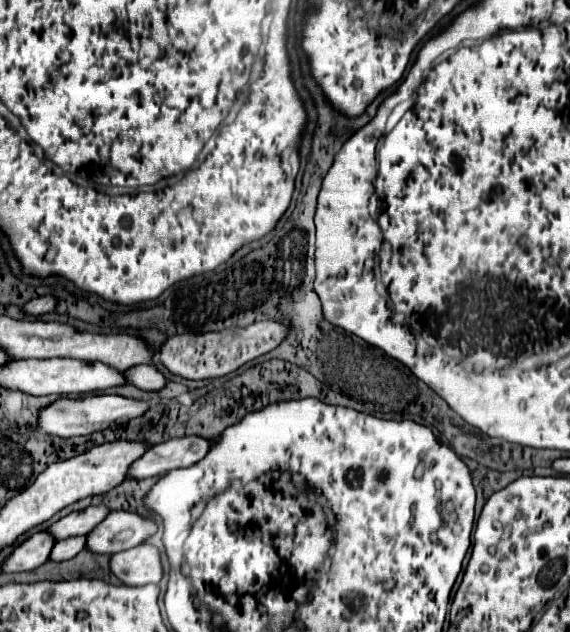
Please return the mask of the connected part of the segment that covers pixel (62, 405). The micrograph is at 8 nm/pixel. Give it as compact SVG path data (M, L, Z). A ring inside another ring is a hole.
M101 394L101 396L87 396L81 400L69 400L69 398L59 398L55 404L43 408L39 412L39 428L47 434L53 436L63 436L63 438L71 438L71 436L85 436L85 434L93 434L111 426L119 426L125 424L133 418L143 416L153 404L151 402L143 402L143 400L131 400L131 398L123 398L117 394Z

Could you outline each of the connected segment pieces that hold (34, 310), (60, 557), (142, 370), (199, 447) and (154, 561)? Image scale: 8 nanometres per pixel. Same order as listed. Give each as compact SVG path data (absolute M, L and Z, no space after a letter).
M47 294L47 296L39 296L39 298L31 300L31 302L27 302L23 308L25 308L25 312L39 316L39 314L47 314L47 312L55 310L55 306L57 306L57 298Z
M73 536L73 538L65 538L65 540L57 542L53 546L51 560L63 562L63 560L69 560L69 558L77 556L85 548L85 542L87 542L87 536Z
M135 366L129 368L129 372L125 372L129 384L141 388L141 390L151 390L157 392L161 388L165 388L167 378L155 368L155 366Z
M185 436L161 442L145 452L137 462L133 462L131 478L151 478L165 474L175 468L187 468L205 458L211 442L201 436Z
M141 544L131 550L113 554L111 570L117 578L123 580L123 584L129 584L129 586L159 584L163 576L159 548L151 544Z

